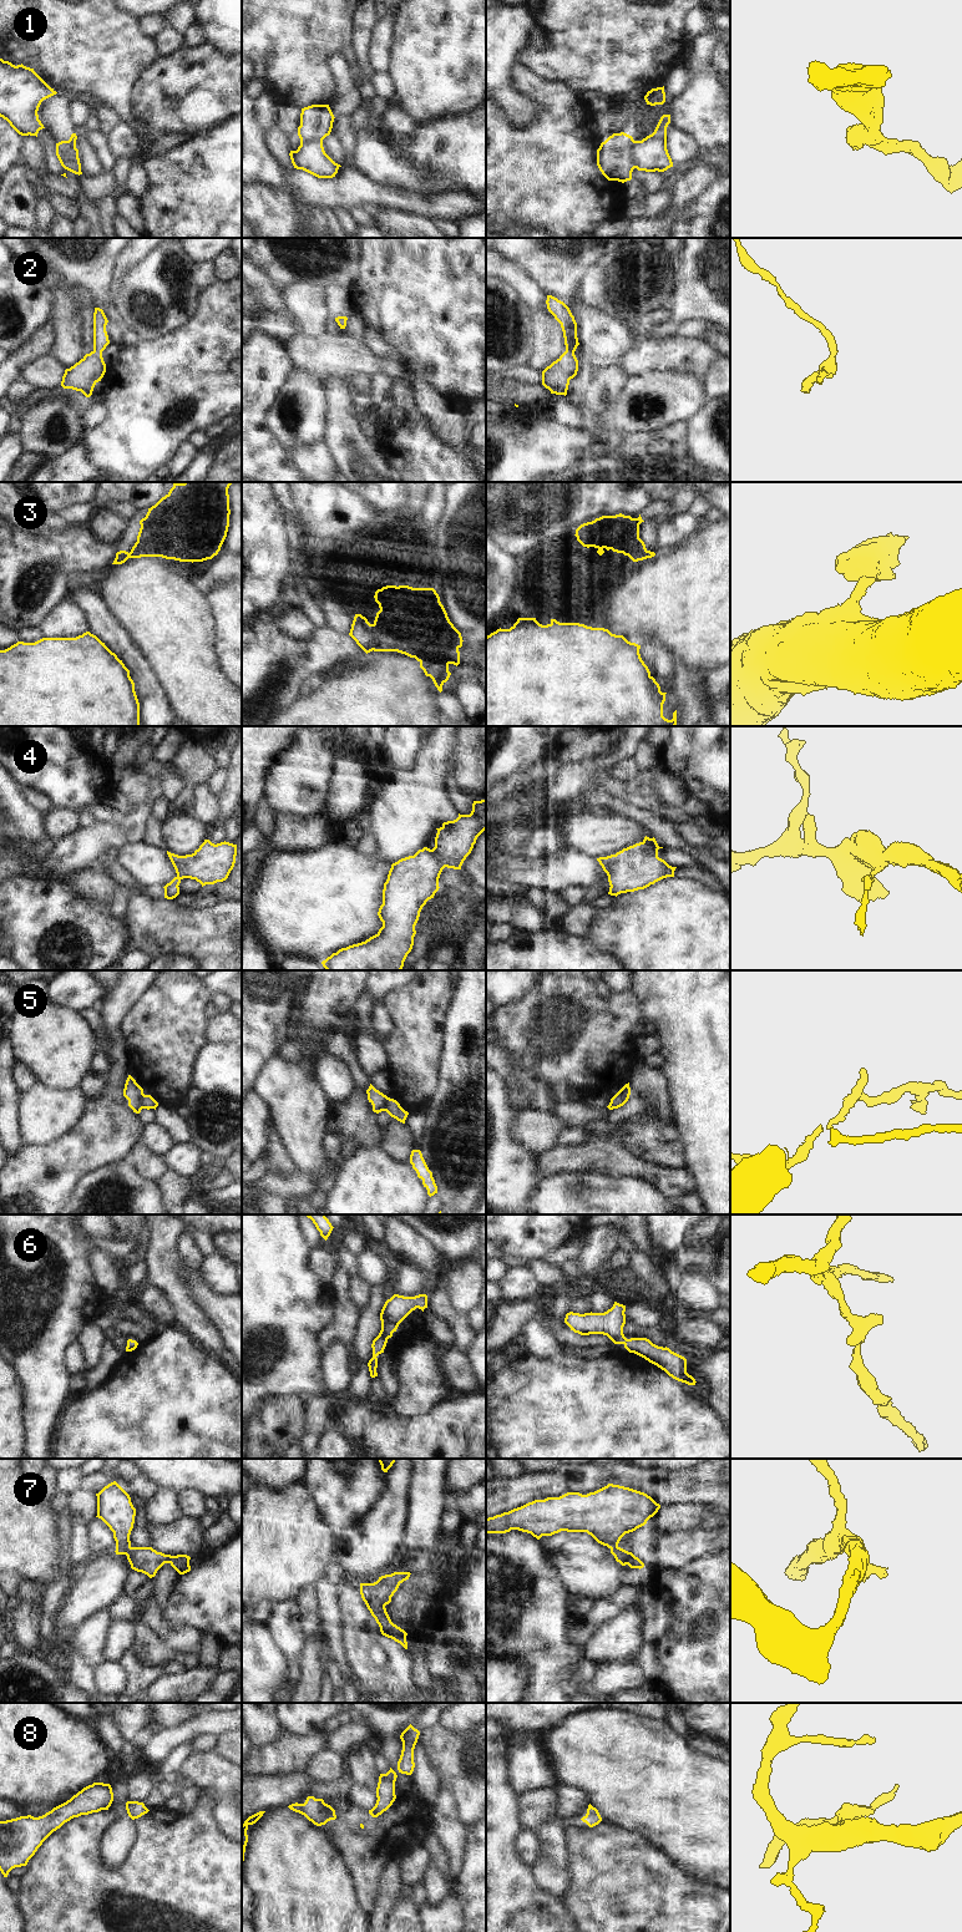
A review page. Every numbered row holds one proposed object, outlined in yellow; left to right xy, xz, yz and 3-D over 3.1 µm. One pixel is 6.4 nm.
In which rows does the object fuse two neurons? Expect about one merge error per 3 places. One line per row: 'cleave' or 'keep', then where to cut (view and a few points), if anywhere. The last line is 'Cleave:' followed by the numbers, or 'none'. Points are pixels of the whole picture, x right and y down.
1: cleave | yz (637, 141), (632, 150), (634, 167)
2: keep | no cut
3: cleave | xz (371, 624), (374, 649)
4: keep | no cut
5: cleave | xy (143, 1094), (141, 1108)
6: keep | no cut
7: keep | no cut
8: keep | no cut
Cleave: 1, 3, 5

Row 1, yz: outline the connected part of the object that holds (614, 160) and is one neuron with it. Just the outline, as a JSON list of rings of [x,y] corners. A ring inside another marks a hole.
[[[621,132],[613,133],[597,149],[597,166],[608,181],[627,182],[636,168],[632,149],[637,141]]]

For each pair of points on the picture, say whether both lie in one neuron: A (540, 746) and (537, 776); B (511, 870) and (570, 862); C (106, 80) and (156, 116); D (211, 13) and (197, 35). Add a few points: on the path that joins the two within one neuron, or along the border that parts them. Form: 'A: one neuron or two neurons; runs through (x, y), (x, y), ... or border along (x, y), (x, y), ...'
A: two neurons; border along (557, 755), (540, 757), (523, 770), (514, 774)
B: one neuron; runs through (526, 870), (555, 870)
C: two neurons; border along (142, 71), (131, 87), (131, 111), (145, 125)
D: two neurons; border along (195, 21), (200, 25), (206, 40)

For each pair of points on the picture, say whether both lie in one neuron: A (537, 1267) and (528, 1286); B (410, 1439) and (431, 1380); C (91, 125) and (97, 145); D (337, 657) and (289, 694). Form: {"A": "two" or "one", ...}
{"A": "two", "B": "two", "C": "two", "D": "one"}

